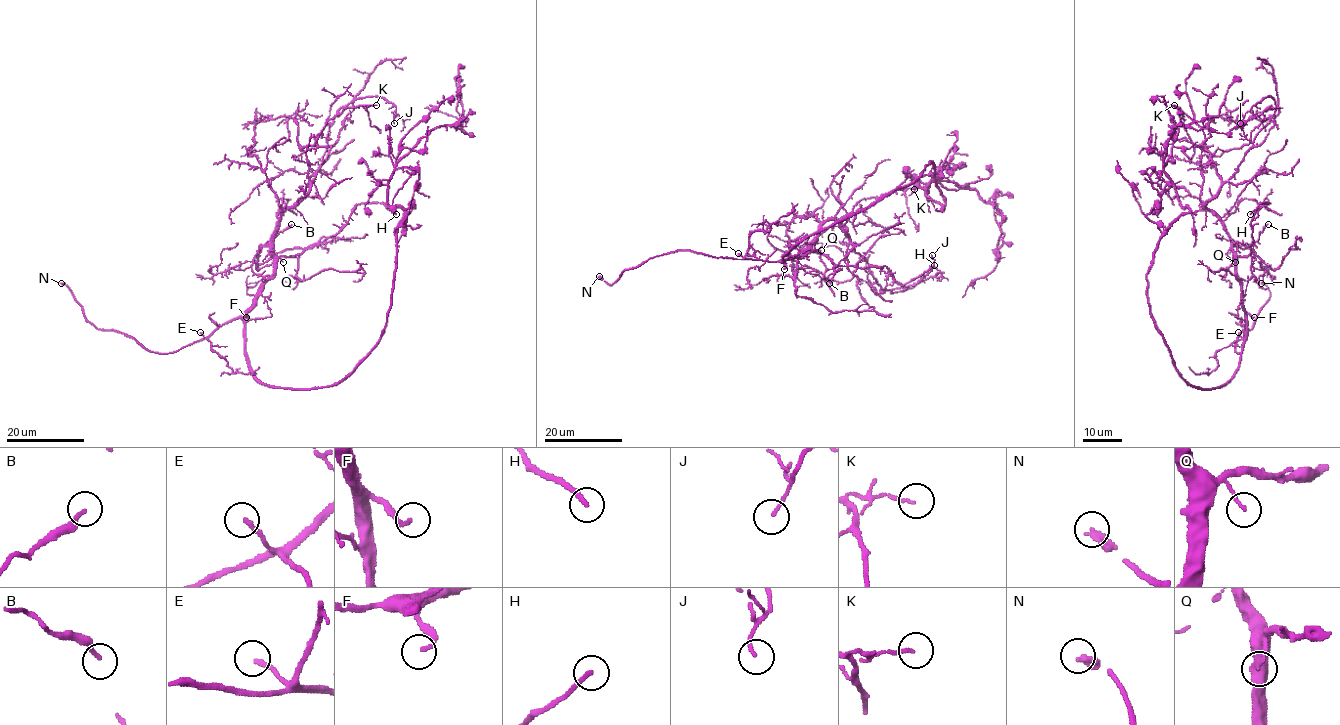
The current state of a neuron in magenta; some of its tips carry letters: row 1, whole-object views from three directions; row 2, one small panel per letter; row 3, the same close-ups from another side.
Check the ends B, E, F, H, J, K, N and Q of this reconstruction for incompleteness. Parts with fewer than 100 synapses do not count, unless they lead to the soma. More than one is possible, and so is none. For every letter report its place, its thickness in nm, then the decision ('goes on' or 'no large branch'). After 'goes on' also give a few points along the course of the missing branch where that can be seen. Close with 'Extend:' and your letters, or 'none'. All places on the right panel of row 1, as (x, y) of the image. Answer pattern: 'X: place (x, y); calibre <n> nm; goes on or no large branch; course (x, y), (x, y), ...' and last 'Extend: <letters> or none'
B: place (1268, 224); calibre 160 nm; no large branch
E: place (1238, 332); calibre 180 nm; no large branch
F: place (1254, 317); calibre 190 nm; goes on; course (1254, 317), (1257, 378), (1253, 391), (1241, 406), (1239, 393), (1246, 388)
H: place (1250, 214); calibre 190 nm; no large branch
J: place (1240, 123); calibre 130 nm; no large branch
K: place (1174, 105); calibre 90 nm; no large branch
N: place (1261, 283); calibre 360 nm; goes on; course (1261, 283), (1249, 262), (1232, 260), (1222, 253)
Q: place (1235, 262); calibre 100 nm; no large branch
Extend: F, N

